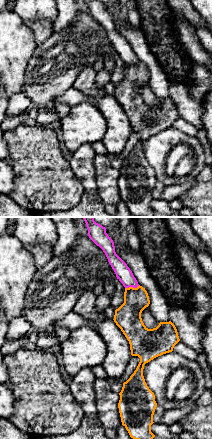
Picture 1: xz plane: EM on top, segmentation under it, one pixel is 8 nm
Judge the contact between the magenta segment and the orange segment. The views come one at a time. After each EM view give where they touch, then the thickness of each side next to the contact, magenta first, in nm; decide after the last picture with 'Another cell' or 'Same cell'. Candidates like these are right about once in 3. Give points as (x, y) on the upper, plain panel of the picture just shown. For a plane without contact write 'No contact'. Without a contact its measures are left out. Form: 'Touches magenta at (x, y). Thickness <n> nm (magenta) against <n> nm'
Touches magenta at (132, 62). Thickness 120 nm (magenta) against 200 nm

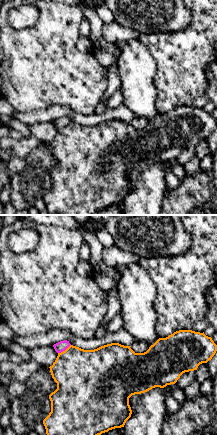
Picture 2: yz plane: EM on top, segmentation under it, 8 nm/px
Touches magenta at (64, 126). Thickness 90 nm (magenta) against 420 nm

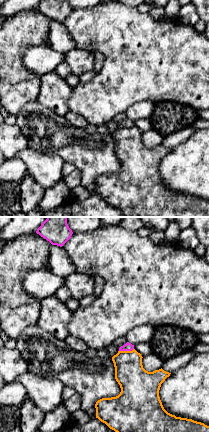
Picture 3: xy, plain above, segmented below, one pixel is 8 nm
Touches magenta at (126, 126). Thickness 70 nm (magenta) against 240 nm

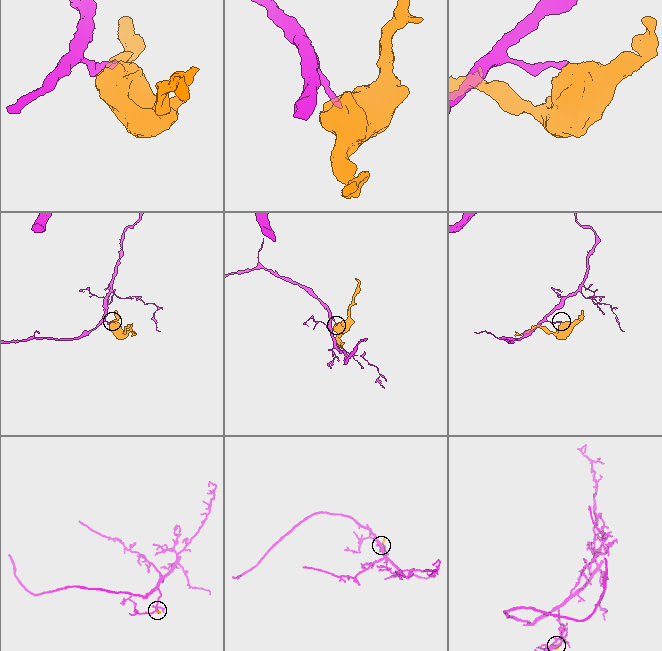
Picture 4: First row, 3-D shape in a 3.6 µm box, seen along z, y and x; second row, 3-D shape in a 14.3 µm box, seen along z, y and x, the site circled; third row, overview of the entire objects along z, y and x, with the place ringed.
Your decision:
Another cell

